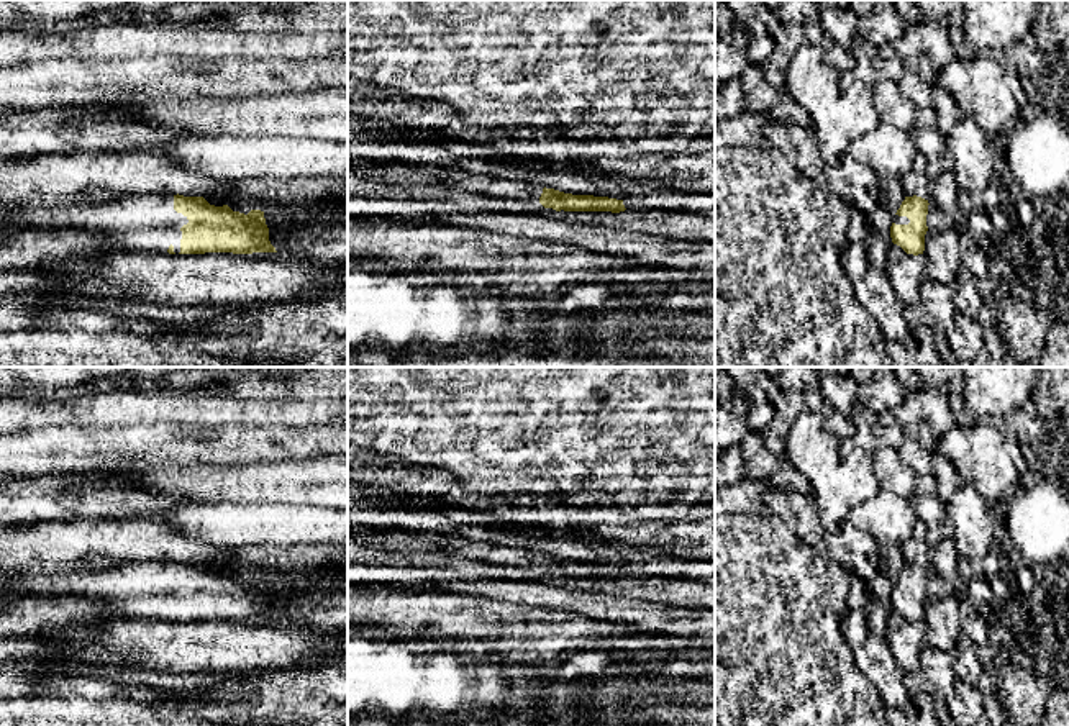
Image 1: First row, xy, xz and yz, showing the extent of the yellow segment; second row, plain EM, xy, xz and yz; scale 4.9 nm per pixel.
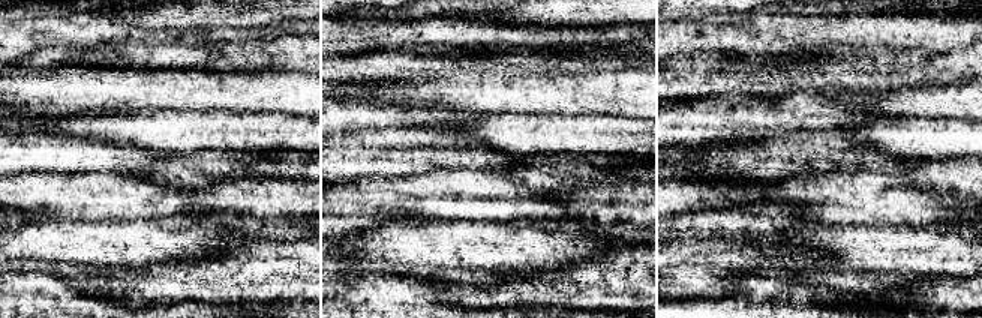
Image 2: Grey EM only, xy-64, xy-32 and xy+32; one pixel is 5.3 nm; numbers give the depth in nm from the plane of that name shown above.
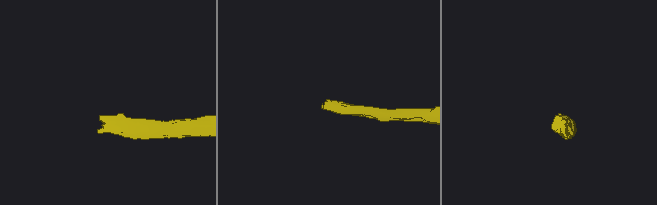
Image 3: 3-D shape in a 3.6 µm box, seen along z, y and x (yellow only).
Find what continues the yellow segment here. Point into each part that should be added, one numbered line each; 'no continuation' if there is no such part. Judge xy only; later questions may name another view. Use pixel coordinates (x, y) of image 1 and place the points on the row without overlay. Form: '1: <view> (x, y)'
1: xy (133, 589)

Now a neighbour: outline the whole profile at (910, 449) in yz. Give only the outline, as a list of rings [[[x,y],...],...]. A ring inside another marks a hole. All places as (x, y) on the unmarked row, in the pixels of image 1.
[[[905,428],[905,439],[897,452],[917,474],[933,475],[938,495],[944,501],[948,501],[953,490],[962,483],[961,474],[944,456],[936,451],[930,452],[920,444],[915,428]]]

